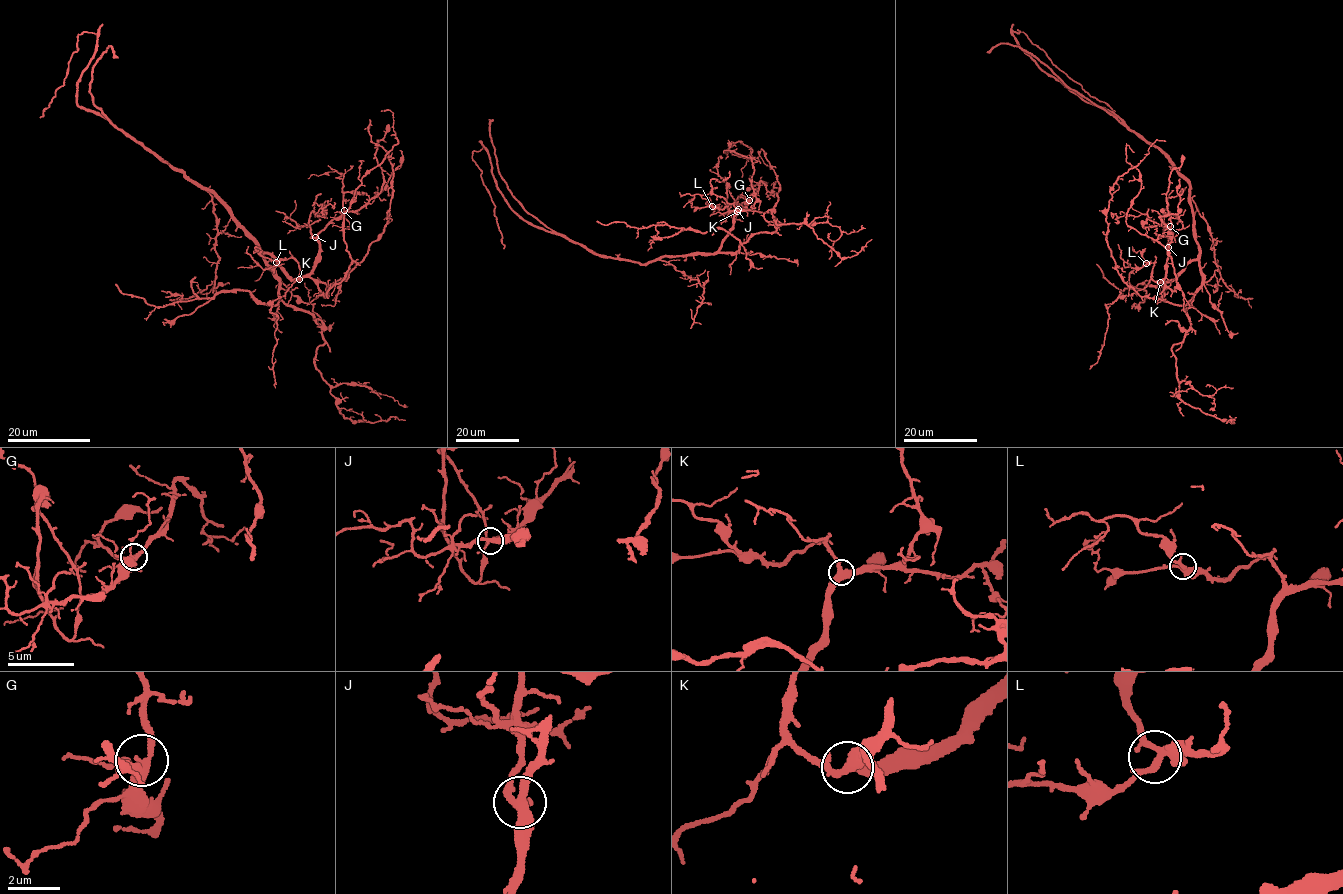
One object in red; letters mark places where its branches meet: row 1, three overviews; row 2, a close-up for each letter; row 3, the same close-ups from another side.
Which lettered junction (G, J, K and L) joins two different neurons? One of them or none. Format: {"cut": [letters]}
{"cut": []}

